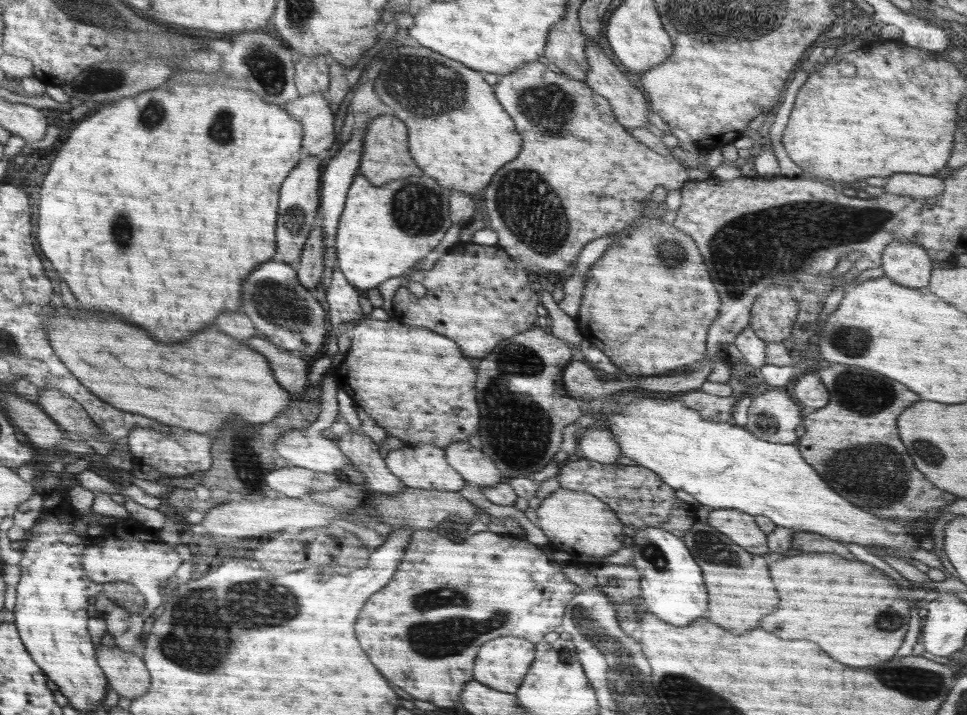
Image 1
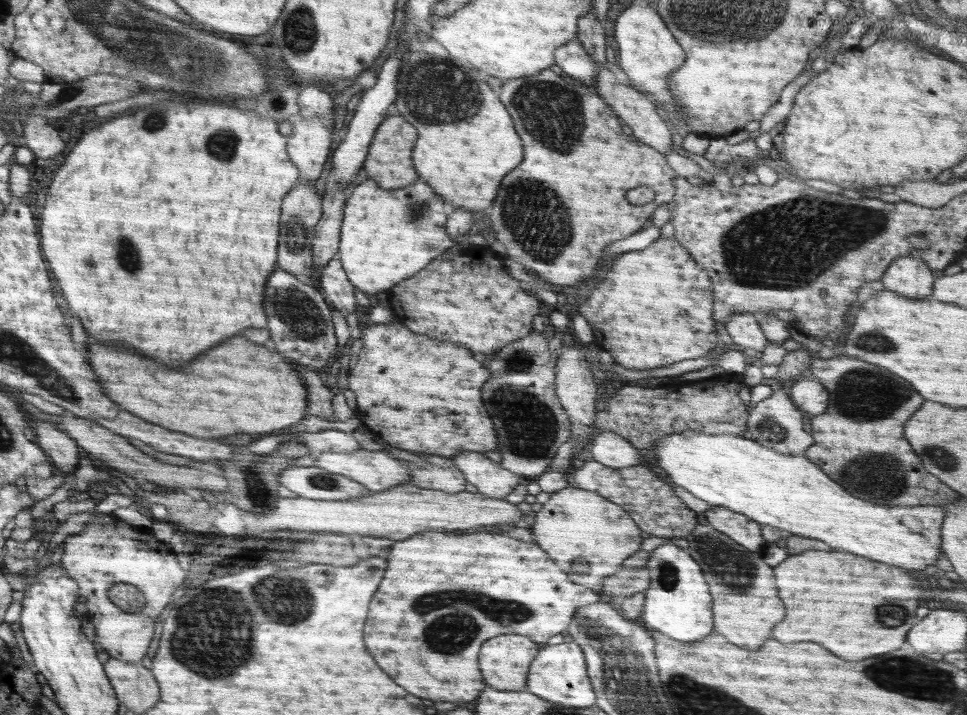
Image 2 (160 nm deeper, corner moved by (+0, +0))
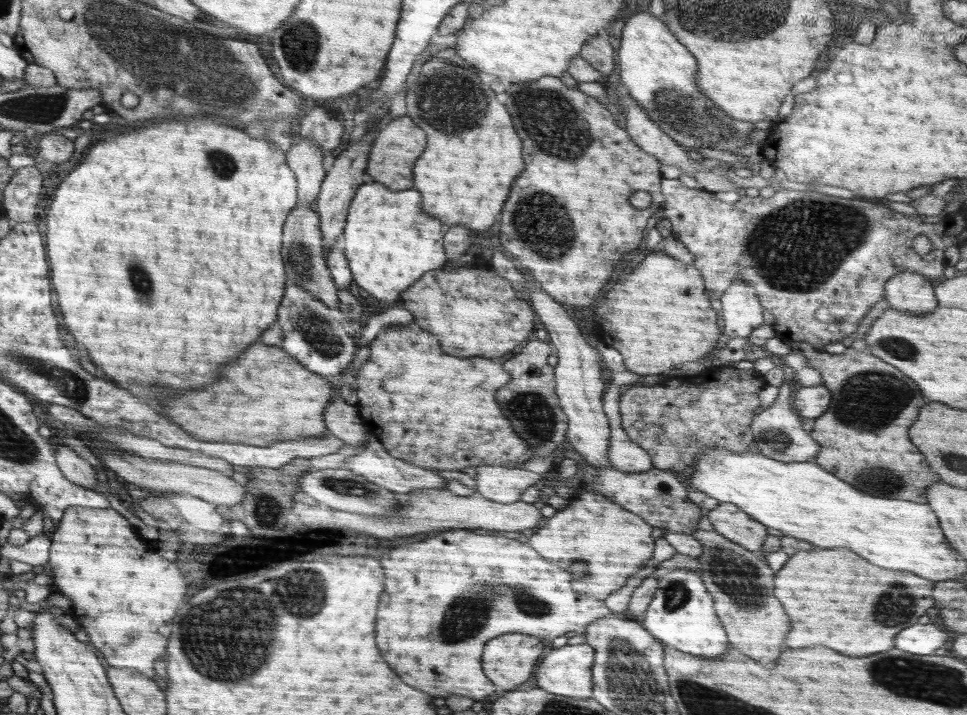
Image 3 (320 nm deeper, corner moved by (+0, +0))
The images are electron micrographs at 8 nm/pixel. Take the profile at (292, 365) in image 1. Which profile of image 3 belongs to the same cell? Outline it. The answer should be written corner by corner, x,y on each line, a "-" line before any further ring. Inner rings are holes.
338,391
334,392
333,400
325,410
325,425
327,432
343,440
348,446
365,448
364,429
356,405
347,404

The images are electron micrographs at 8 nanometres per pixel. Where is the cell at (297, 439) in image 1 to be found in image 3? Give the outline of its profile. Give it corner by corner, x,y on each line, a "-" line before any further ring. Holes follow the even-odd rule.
374,441
368,444
365,448
361,449
357,455
345,459
344,469
351,470
363,476
366,480
373,482
376,486
386,488
386,490
390,490
390,492
396,492
400,496
408,495
408,493
412,493
414,490
421,489
443,490
448,481
440,477
435,471
390,456
380,441

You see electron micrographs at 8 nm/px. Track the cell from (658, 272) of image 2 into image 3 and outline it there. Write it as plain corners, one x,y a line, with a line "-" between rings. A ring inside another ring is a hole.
656,252
656,253
648,253
646,255
646,260
630,274
630,276
626,276
624,280
620,280
608,294
606,294
606,300
602,300
600,304
598,304
598,308
594,310
593,308
590,310
592,312
594,324
597,332
600,332
600,336
602,336
602,342
606,344
606,346
612,346
612,348
616,348
622,356
624,356
624,366
630,370
630,372
634,372
634,374
640,374
640,376
644,374
662,374
662,372
668,372
668,370
674,370
676,366
682,366
684,362
694,362
694,360
700,360
702,356
707,356
714,348
717,346
717,342
721,338
720,328
718,327
720,324
721,317
717,315
716,311
712,308
710,304
709,295
707,294
707,290
705,289
705,282
703,281
702,275
700,271
692,264
686,265
674,257
670,257
666,253

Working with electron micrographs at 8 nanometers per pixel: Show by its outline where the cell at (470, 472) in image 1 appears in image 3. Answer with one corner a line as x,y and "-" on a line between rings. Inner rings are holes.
489,464
476,466
475,490
488,500
501,504
511,504
530,486
537,486
546,478
546,473
538,474
523,468
510,468

